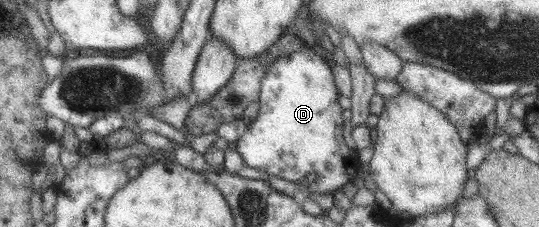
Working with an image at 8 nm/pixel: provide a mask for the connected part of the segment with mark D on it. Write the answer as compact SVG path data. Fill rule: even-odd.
M305 47L298 52L292 52L290 54L285 54L284 56L279 56L270 67L266 70L266 75L262 77L260 81L259 88L259 99L257 103L259 104L257 117L254 119L252 124L249 124L245 131L238 137L236 141L235 151L240 155L242 162L248 168L256 168L256 170L262 170L270 176L276 176L282 178L282 180L287 180L288 182L294 182L296 184L303 184L306 186L307 190L311 192L317 192L318 194L332 194L335 190L338 190L340 186L350 182L352 171L347 171L348 166L355 166L356 152L344 143L342 139L342 119L340 105L336 102L336 96L339 95L335 84L333 83L333 75L331 72L330 62L324 61L323 56L318 56L315 50L310 47ZM317 174L318 179L313 179L312 176Z

